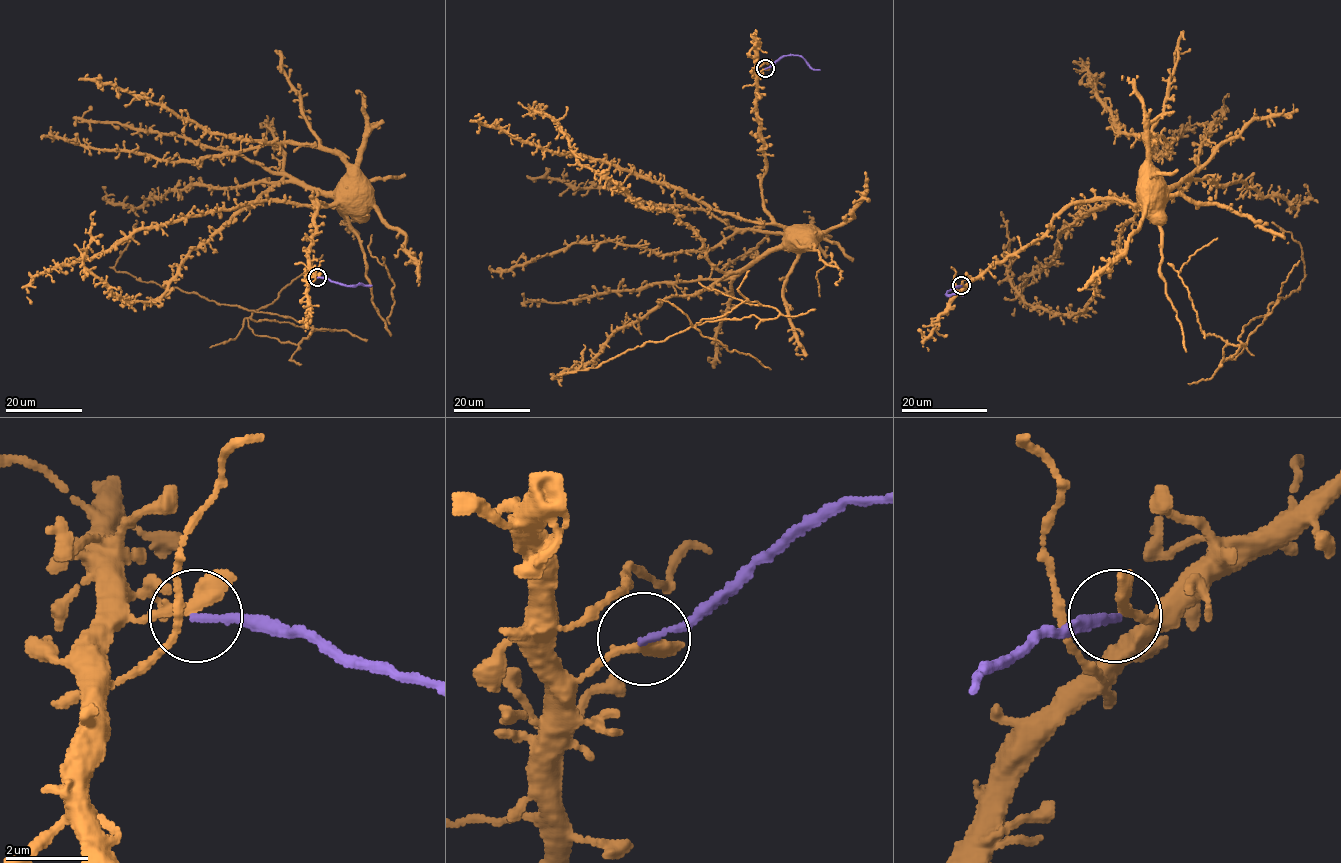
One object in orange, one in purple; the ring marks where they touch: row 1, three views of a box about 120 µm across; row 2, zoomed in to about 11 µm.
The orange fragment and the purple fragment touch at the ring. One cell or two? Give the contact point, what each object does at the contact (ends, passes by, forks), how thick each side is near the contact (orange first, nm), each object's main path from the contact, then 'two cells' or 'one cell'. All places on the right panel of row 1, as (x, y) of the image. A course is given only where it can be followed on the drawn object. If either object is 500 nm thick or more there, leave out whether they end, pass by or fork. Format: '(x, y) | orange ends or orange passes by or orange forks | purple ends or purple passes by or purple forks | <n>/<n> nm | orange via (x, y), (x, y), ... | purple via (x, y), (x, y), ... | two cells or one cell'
(961, 285) | orange ends | purple ends | 440/180 nm | orange via (962, 286), (1038, 239), (1069, 205), (1090, 200), (1136, 204), (1150, 189), (1155, 189), (1154, 196) | purple via (961, 286), (946, 294), (963, 295) | two cells

